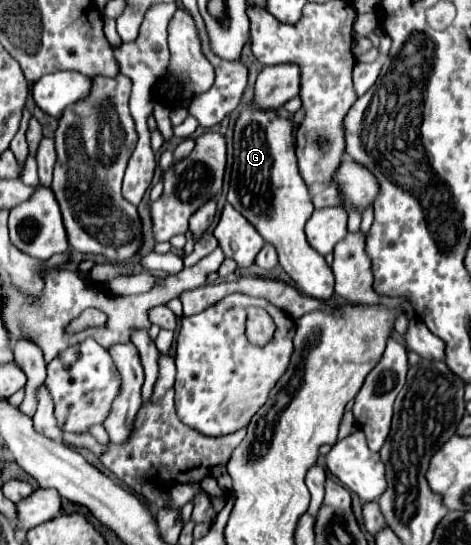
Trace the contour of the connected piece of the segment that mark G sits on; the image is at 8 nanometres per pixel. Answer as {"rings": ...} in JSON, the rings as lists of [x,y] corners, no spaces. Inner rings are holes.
{"rings":[[[251,100],[239,112],[233,144],[235,162],[227,202],[233,204],[257,228],[257,232],[277,248],[279,264],[307,296],[331,300],[335,294],[331,266],[317,250],[309,246],[303,232],[305,222],[315,208],[311,204],[307,184],[297,170],[293,122],[281,118],[277,110],[259,108],[255,100]]]}

